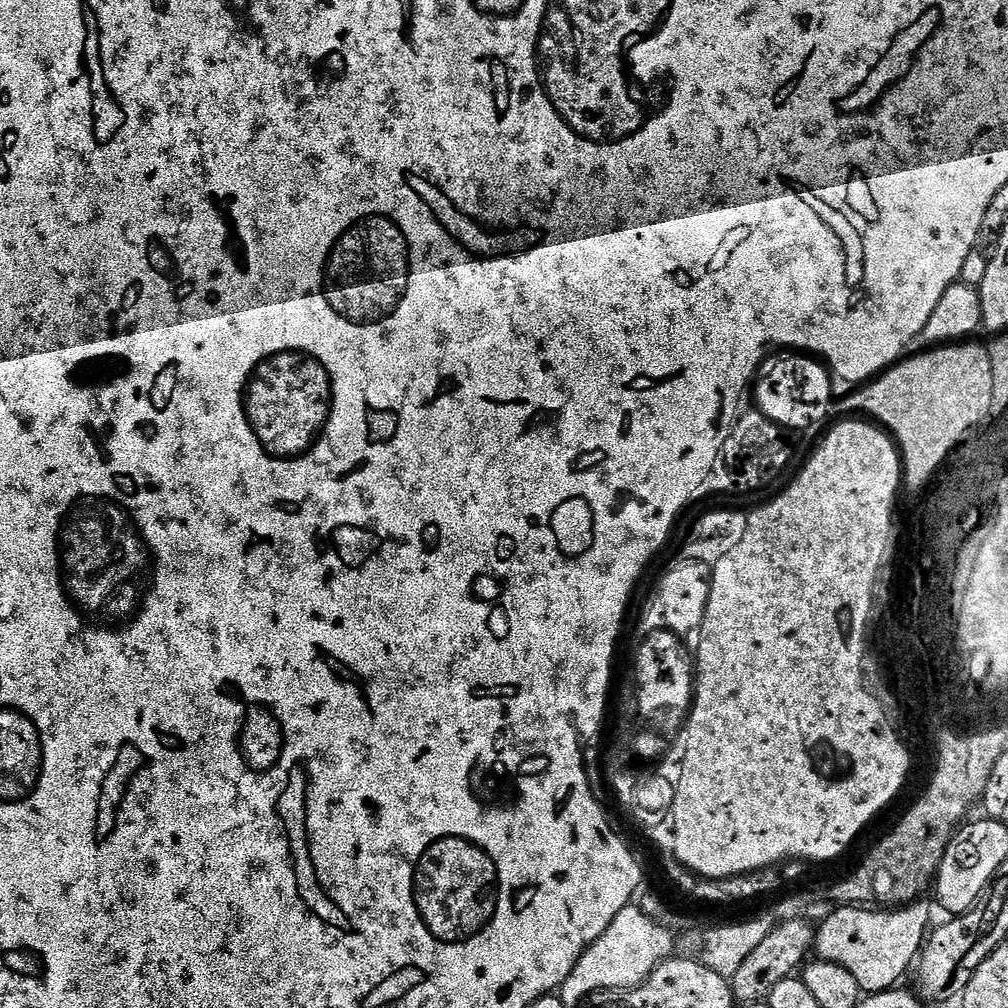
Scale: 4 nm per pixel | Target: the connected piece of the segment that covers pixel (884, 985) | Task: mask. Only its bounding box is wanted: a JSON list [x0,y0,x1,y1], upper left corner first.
[814,899,932,994]

